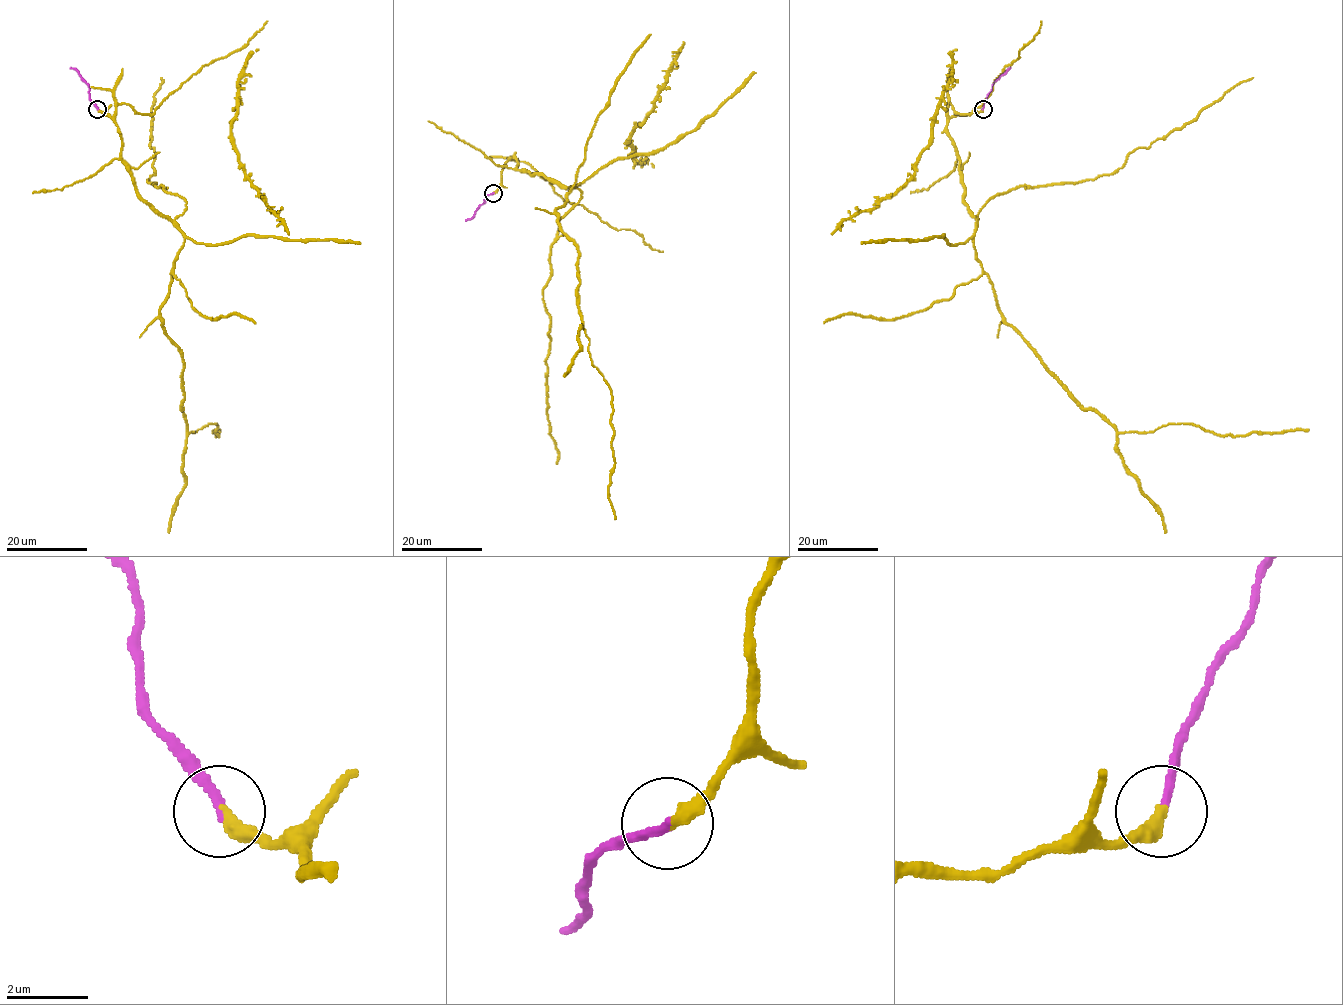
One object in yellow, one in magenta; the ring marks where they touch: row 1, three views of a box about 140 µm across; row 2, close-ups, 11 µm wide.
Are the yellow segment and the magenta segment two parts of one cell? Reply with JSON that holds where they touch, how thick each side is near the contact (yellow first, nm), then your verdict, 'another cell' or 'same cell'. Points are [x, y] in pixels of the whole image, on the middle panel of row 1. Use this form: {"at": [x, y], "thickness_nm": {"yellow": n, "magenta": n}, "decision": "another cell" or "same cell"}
{"at": [493, 193], "thickness_nm": {"yellow": 400, "magenta": 200}, "decision": "same cell"}

